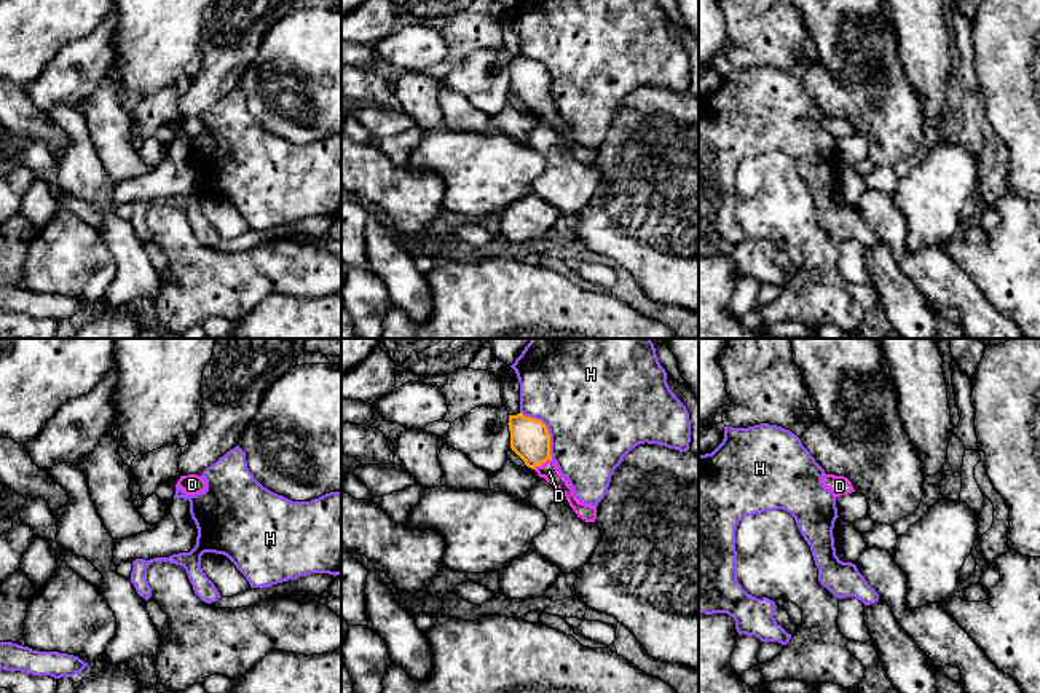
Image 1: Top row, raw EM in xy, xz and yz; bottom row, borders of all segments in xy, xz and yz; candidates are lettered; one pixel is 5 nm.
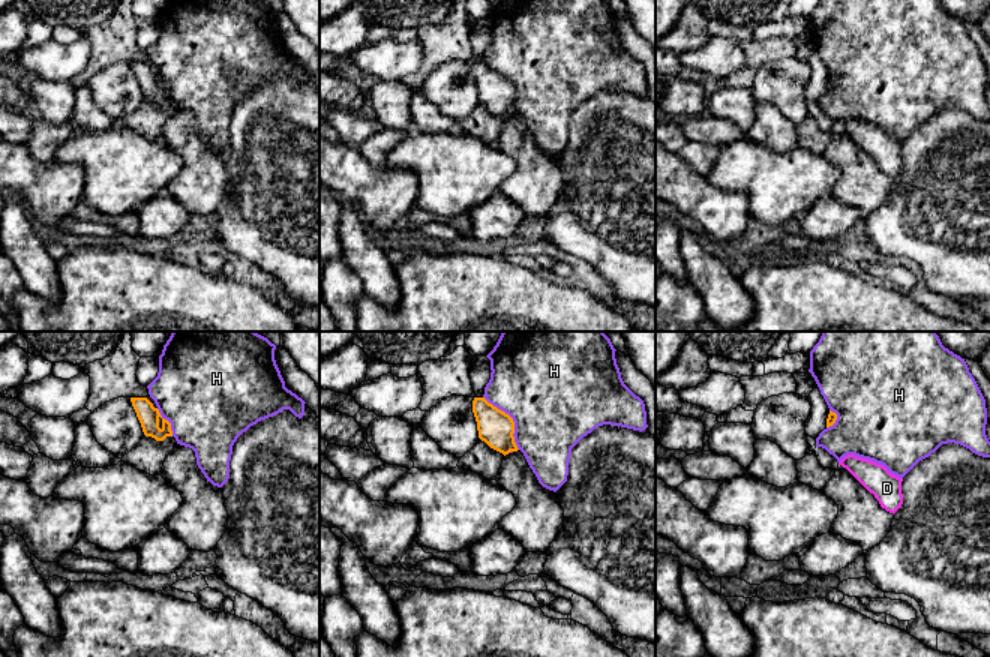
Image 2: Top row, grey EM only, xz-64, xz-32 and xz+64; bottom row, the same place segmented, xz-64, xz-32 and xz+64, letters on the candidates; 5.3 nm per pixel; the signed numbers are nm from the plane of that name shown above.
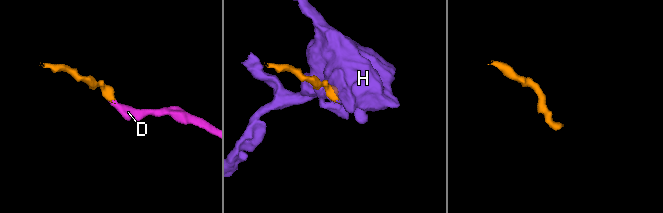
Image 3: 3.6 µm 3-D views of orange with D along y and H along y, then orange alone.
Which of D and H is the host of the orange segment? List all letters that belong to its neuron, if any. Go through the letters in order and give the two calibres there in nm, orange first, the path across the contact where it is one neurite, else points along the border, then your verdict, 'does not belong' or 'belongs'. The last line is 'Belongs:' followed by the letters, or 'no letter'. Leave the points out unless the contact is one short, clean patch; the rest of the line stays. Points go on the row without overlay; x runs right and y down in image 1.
D: 200 nm thick on the orange side, 90 nm on the other; runs through xz (530, 82), (541, 106), (549, 114); belongs
H: 200 nm thick on the orange side, 500 nm on the other; border along xz (520, 53), (538, 61), (546, 69), (552, 101); does not belong
Belongs: D

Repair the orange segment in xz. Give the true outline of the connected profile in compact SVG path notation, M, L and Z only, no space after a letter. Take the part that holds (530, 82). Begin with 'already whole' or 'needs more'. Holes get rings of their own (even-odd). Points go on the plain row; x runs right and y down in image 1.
needs more; M522 54L509 57L507 67L510 73L510 91L525 104L525 107L563 134L577 160L585 164L595 164L597 150L579 144L573 129L558 115L550 97L550 77L547 69L541 62L525 59Z

